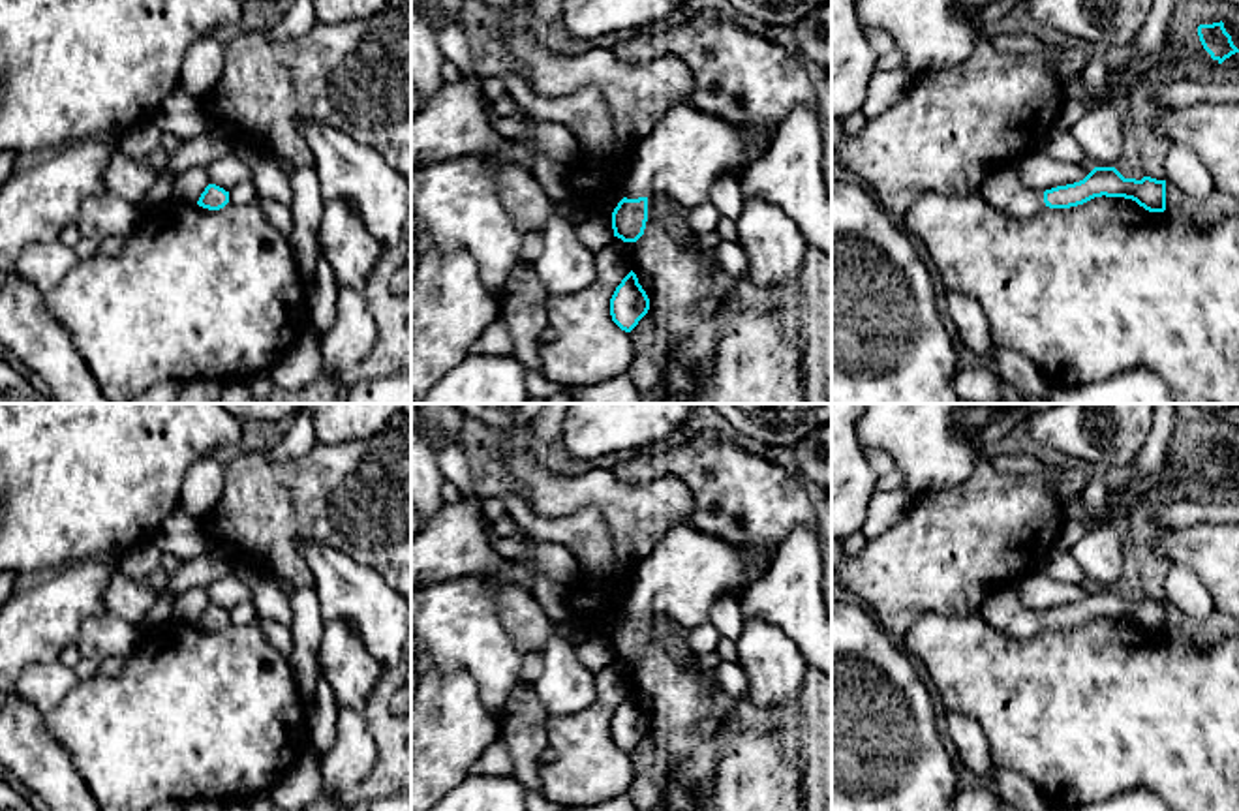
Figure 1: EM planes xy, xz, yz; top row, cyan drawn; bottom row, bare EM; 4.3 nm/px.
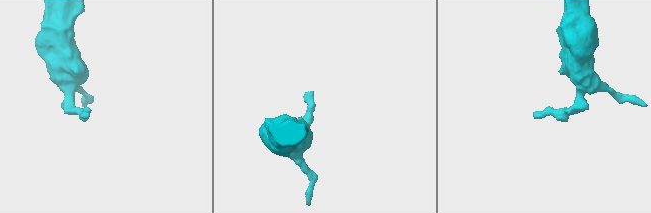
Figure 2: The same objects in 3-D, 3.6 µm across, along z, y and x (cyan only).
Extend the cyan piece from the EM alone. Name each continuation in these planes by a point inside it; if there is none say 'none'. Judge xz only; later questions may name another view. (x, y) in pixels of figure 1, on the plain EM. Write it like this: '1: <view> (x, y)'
1: xz (688, 573)

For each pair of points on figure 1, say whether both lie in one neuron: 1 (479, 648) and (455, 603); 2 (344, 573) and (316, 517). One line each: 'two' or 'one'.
1: one
2: two

